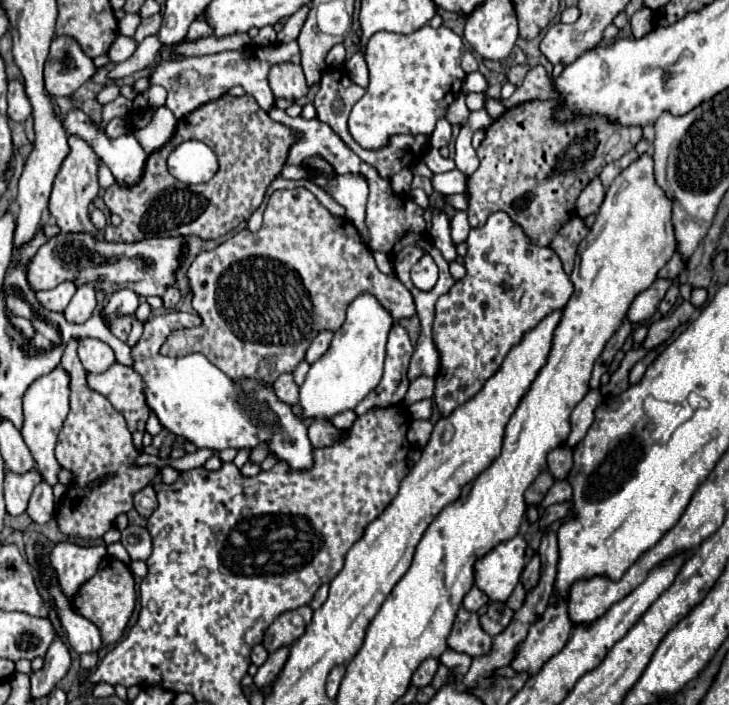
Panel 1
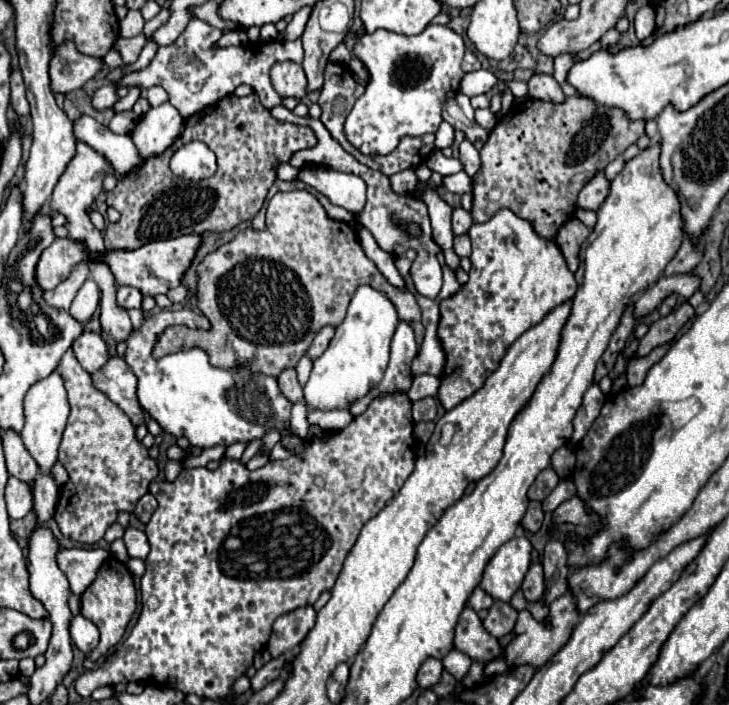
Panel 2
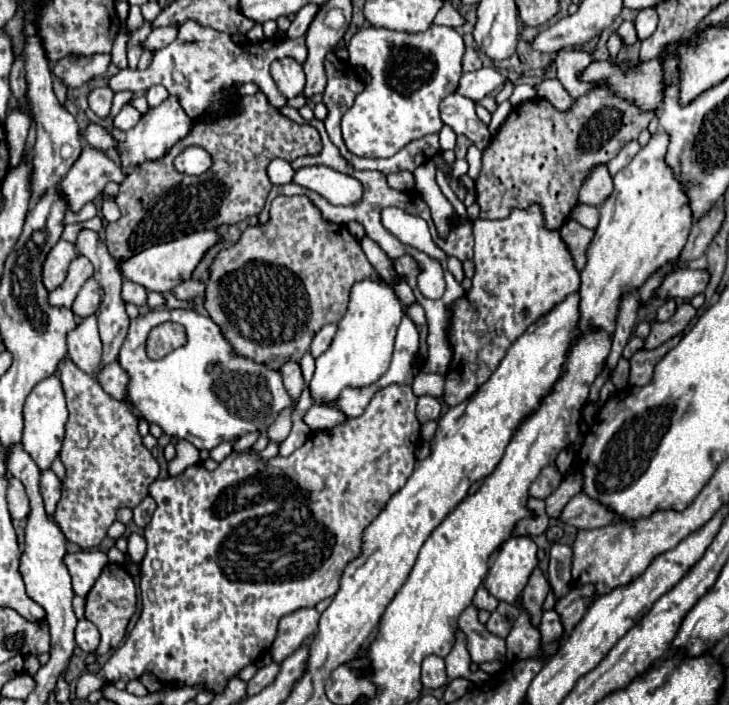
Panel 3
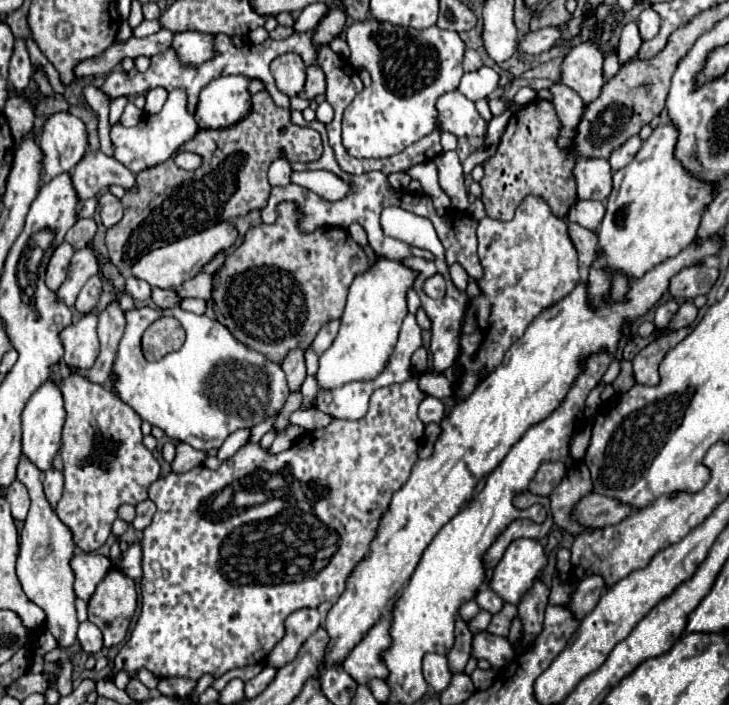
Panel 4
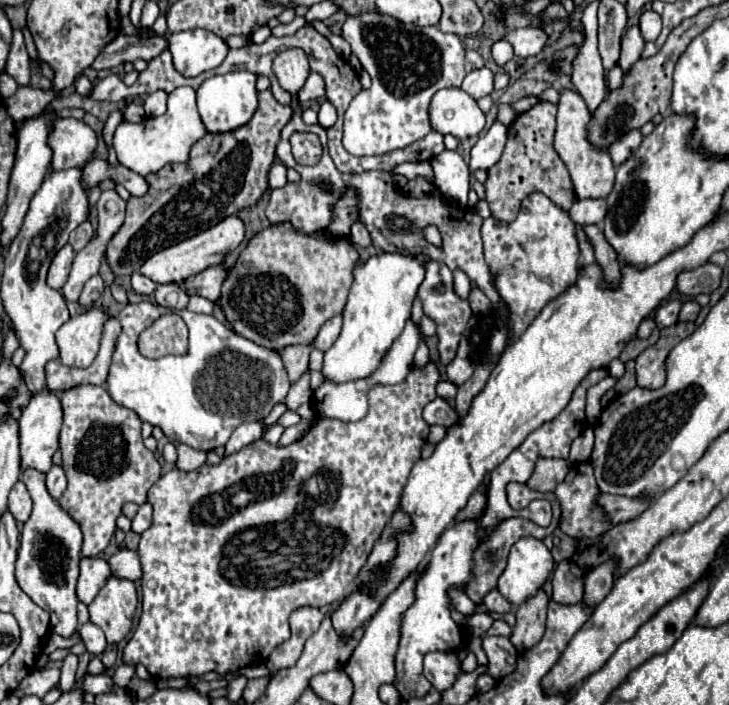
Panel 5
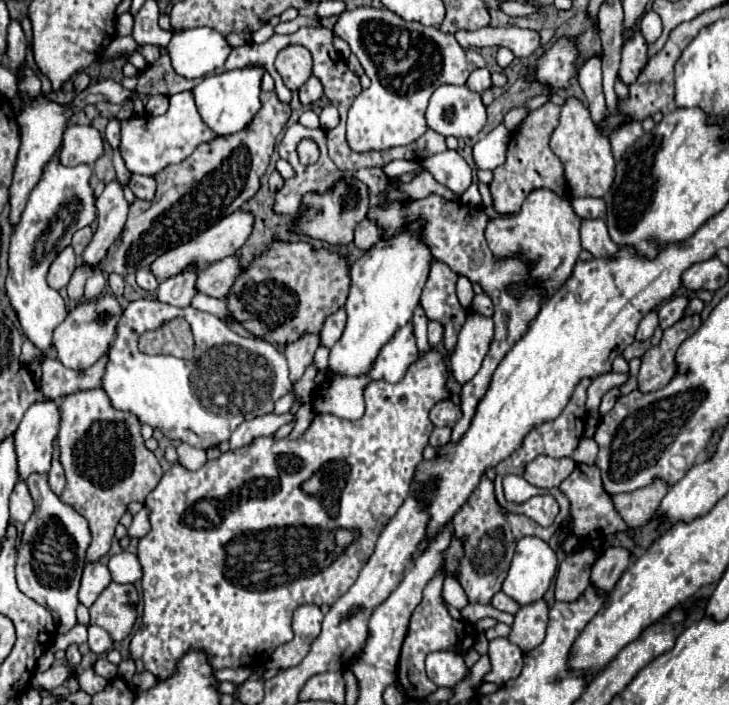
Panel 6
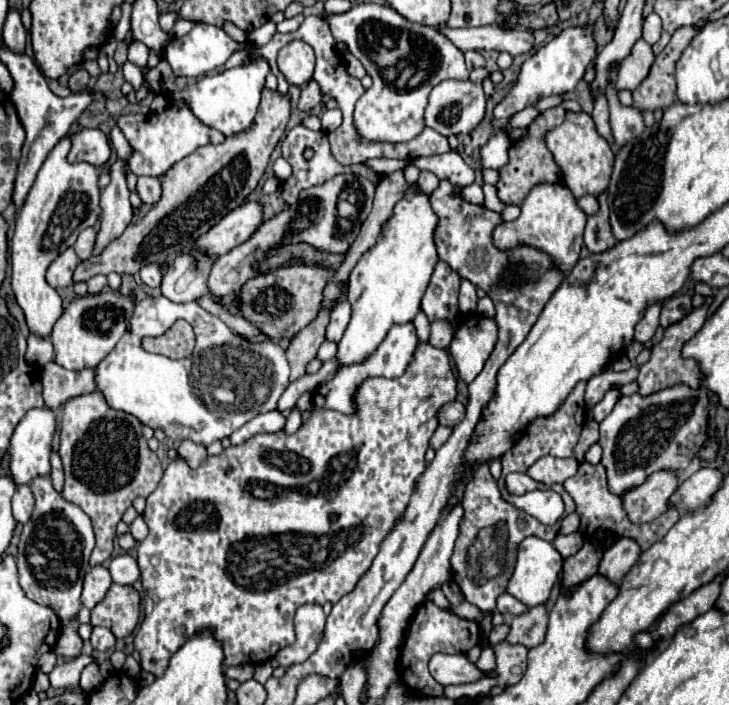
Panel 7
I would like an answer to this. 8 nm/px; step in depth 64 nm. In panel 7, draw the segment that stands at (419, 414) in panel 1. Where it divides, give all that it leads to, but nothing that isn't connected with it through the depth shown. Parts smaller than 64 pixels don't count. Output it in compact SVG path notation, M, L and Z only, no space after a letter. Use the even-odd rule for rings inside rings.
M450 402L440 410L440 424L454 428L464 420L464 416L466 416L466 406L460 402Z

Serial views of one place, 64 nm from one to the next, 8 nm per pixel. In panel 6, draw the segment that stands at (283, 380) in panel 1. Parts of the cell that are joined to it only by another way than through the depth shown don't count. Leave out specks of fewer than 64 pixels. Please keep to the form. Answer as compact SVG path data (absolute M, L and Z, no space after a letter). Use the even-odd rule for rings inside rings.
M302 334L296 342L286 346L284 354L286 354L286 360L288 360L292 382L302 378L306 366L312 364L314 352L316 352L318 346L320 346L320 336L318 334Z

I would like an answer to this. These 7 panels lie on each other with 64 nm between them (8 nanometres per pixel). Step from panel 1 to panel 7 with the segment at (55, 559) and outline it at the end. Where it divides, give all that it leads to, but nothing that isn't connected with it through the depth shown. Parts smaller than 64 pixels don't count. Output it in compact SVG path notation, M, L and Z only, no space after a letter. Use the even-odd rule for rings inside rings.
M94 566L88 576L84 578L84 592L82 592L82 604L86 608L94 608L96 604L102 602L102 598L106 596L108 588L112 586L112 578L110 572L104 566Z

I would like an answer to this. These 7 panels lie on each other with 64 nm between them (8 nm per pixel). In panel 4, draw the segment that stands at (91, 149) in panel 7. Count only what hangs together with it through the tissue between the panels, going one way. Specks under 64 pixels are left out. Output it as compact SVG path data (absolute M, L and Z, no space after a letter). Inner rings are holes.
M58 112L50 116L40 134L44 152L44 182L62 172L74 170L88 148L88 130L82 120L72 114Z

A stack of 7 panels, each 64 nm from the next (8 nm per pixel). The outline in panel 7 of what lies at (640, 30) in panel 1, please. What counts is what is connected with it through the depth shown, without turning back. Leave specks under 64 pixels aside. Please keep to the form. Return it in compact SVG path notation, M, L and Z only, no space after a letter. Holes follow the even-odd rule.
M650 14L644 18L644 34L642 38L648 42L648 44L656 44L660 40L660 32L662 32L662 22L660 22L660 16L658 14Z

